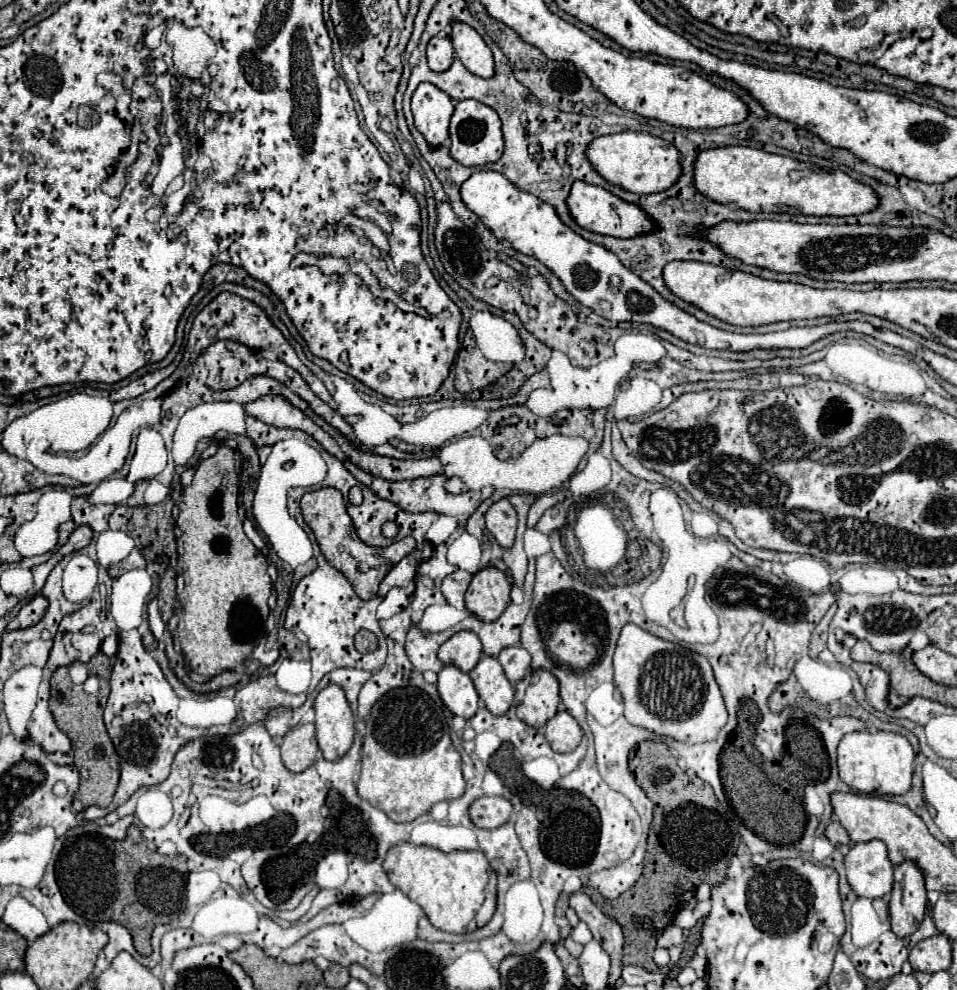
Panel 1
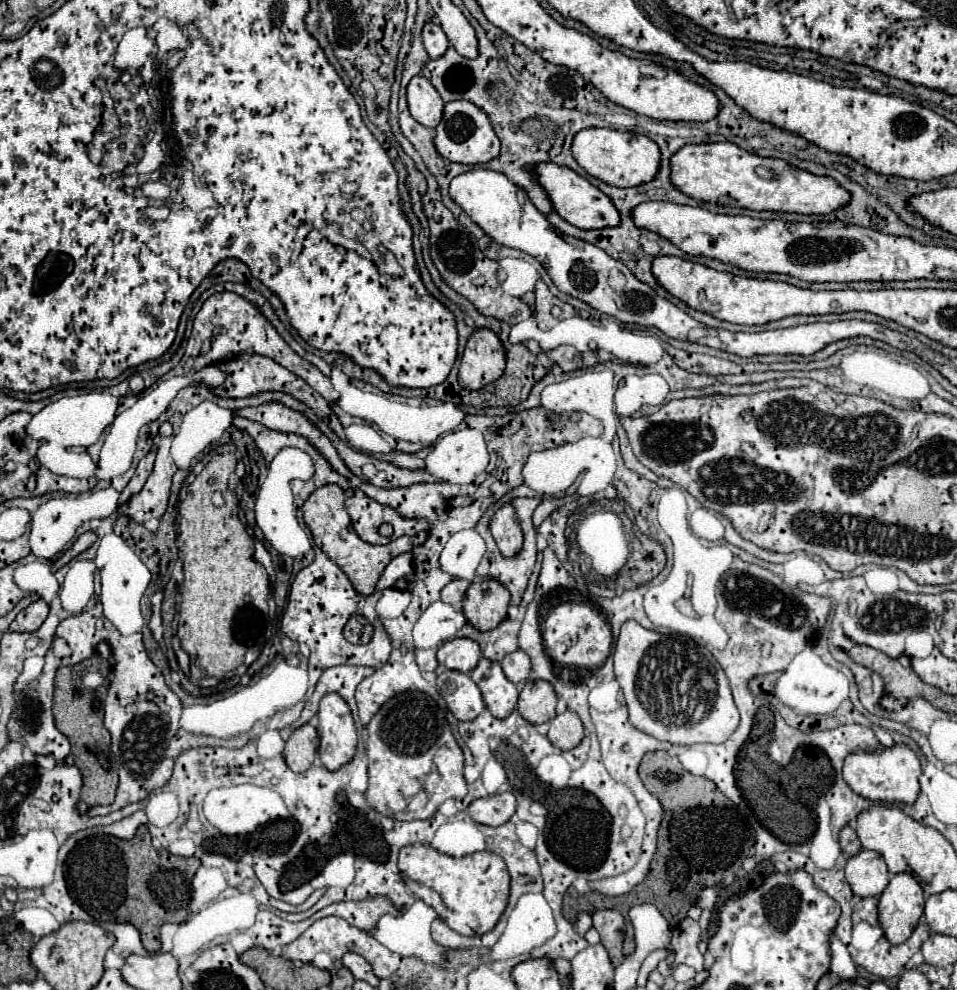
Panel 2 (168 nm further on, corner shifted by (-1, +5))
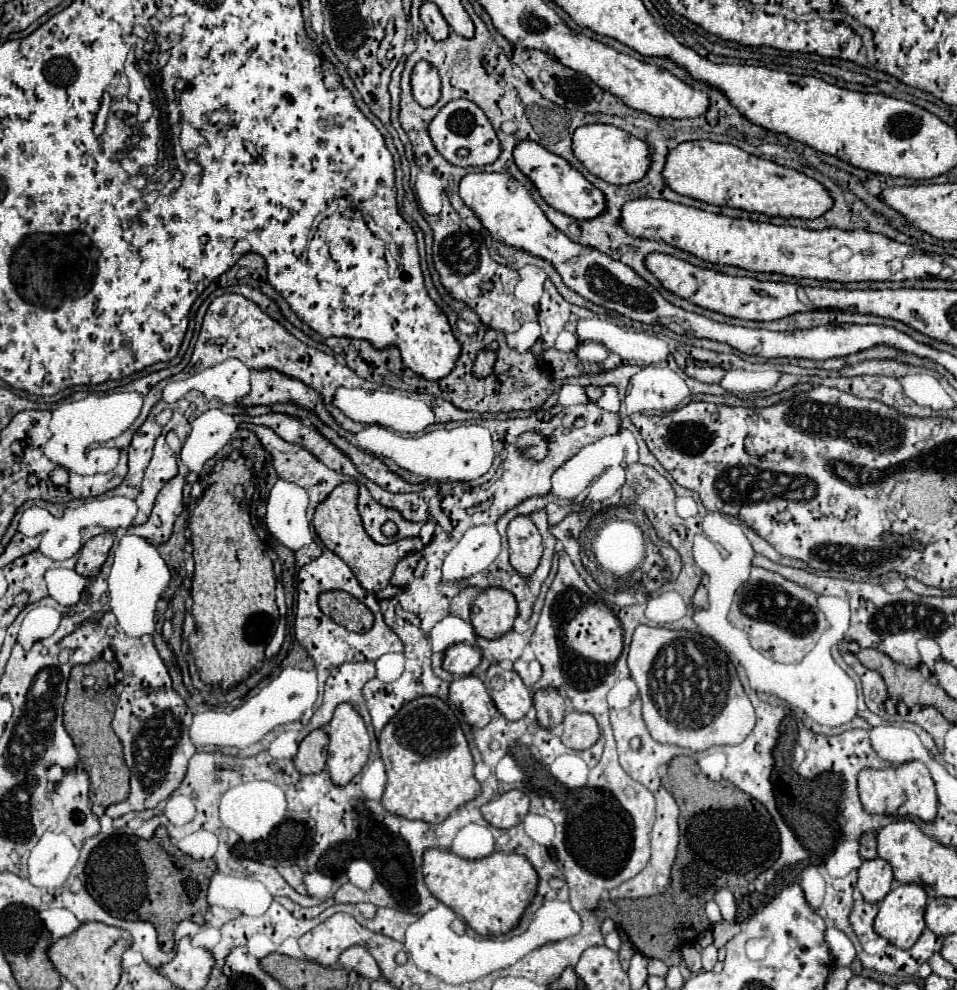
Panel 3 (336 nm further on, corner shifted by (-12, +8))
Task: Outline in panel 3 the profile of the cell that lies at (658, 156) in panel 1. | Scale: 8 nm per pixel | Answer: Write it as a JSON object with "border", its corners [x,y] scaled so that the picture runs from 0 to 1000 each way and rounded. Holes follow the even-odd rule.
{"border":[[[638,125],[607,127],[599,135],[599,154],[607,166],[636,186],[659,186],[678,174],[678,145]]]}

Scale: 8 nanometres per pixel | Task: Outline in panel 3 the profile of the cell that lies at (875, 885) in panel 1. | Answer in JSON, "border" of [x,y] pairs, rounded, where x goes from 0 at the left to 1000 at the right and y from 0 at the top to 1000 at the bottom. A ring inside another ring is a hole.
{"border":[[[902,869],[898,877],[896,897],[906,911],[921,911],[933,895],[933,879],[927,869]]]}

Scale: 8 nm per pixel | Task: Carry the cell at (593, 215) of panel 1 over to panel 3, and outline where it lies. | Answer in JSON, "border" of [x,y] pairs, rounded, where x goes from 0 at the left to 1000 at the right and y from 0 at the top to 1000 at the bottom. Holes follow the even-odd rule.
{"border":[[[555,141],[542,143],[538,147],[536,158],[538,158],[538,166],[542,168],[542,172],[559,186],[565,200],[580,212],[590,214],[592,218],[599,218],[603,222],[620,222],[620,220],[628,218],[628,214],[632,214],[632,210],[634,210],[632,196],[626,190],[622,190],[605,172],[595,168],[595,164],[590,160],[569,152],[567,147],[563,147],[561,143],[555,143]]]}

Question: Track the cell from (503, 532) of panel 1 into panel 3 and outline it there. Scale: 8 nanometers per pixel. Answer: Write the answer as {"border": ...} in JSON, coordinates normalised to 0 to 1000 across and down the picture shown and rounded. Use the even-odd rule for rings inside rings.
{"border":[[[540,521],[530,531],[530,545],[532,545],[532,560],[536,574],[553,582],[559,578],[567,552],[565,552],[565,539],[561,531],[555,527],[553,521]]]}

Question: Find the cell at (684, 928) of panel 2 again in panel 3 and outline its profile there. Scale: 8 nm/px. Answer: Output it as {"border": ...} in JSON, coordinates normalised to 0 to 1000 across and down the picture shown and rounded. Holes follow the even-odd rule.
{"border":[[[739,956],[735,960],[735,980],[745,980],[747,974],[749,974],[749,958],[747,956]]]}

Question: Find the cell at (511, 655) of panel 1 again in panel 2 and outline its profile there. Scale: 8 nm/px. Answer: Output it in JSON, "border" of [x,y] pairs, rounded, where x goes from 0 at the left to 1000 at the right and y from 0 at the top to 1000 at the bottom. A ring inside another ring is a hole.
{"border":[[[537,658],[533,662],[529,662],[529,666],[525,666],[525,676],[527,682],[535,688],[535,690],[543,690],[550,688],[554,682],[554,664],[548,658]]]}

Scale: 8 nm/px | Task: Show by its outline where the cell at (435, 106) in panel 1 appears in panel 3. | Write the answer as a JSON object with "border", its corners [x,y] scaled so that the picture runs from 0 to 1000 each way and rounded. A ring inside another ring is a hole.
{"border":[[[444,61],[436,63],[436,67],[432,69],[429,89],[432,89],[432,99],[434,99],[442,109],[455,107],[457,101],[461,99],[459,75],[457,75],[457,71],[455,71],[448,63],[444,63]]]}

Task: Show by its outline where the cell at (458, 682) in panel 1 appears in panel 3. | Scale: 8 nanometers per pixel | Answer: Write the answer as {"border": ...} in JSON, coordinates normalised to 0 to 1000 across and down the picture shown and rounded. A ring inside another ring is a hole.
{"border":[[[494,681],[480,683],[469,691],[469,707],[484,717],[486,727],[496,735],[511,731],[515,721],[519,719],[507,691]]]}

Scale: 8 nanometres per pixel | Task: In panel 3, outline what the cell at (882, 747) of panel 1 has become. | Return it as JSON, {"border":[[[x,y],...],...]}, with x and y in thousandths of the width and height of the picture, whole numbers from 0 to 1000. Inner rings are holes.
{"border":[[[960,768],[946,770],[941,774],[931,776],[902,776],[898,780],[898,806],[902,816],[910,822],[939,822],[944,824],[944,816],[948,814],[950,824],[958,824],[962,828],[975,828],[979,824],[979,802],[975,794],[975,786],[969,774]]]}

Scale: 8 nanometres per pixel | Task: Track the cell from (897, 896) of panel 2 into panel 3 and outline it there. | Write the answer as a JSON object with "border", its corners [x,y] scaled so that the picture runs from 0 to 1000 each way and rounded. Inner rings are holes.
{"border":[[[941,893],[935,899],[931,899],[921,911],[918,911],[918,923],[914,927],[914,941],[923,947],[927,947],[937,958],[952,958],[964,937],[967,937],[967,917],[969,917],[969,901],[960,893]]]}

